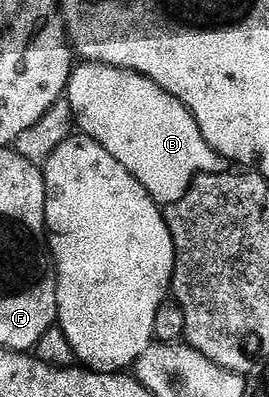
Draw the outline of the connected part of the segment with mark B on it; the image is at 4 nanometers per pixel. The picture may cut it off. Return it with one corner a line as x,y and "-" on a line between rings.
83,62
72,71
65,98
71,103
78,131
105,146
160,206
176,204
195,177
221,176
228,171
228,160
205,142
189,109
141,74

